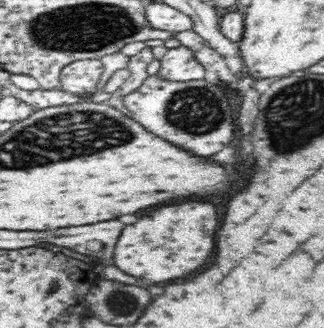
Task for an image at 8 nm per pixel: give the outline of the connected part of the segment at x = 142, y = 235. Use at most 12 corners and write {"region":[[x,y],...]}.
{"region":[[188,200],[122,230],[114,262],[150,282],[214,252],[218,210]]}

